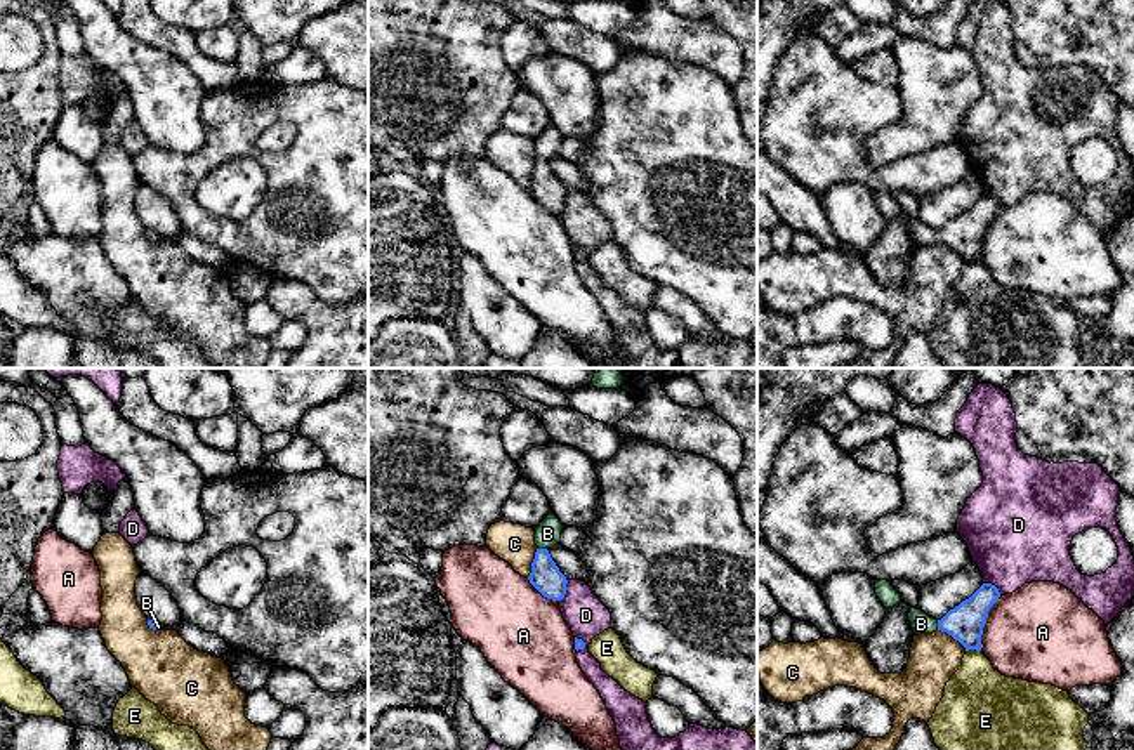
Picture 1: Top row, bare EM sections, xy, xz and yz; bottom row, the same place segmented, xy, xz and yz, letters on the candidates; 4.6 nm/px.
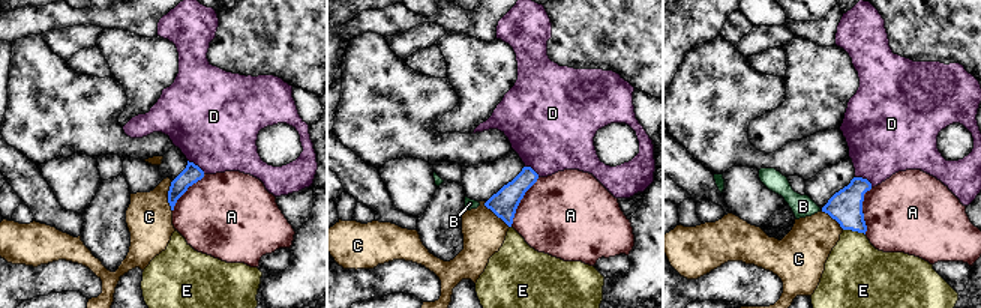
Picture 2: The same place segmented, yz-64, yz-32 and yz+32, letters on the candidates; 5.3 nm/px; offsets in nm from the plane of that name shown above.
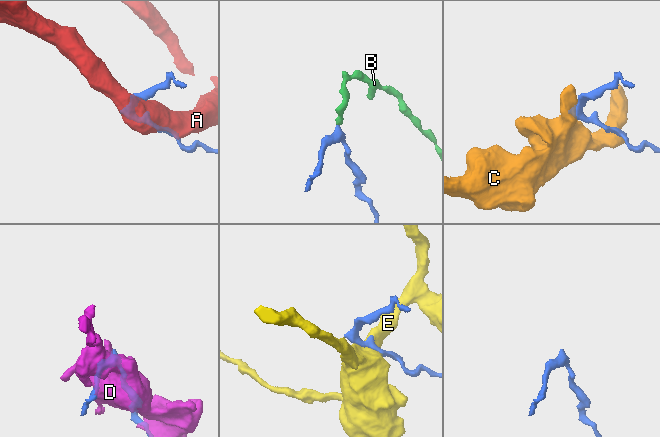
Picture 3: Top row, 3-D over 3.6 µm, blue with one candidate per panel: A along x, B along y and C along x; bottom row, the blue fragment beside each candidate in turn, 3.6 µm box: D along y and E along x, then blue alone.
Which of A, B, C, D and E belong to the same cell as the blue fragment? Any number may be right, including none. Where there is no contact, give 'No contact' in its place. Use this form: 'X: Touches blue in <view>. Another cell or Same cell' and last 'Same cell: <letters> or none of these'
A: Touches blue in yz. Another cell
B: Touches blue in xz. Same cell
C: Touches blue in xz. Another cell
D: Touches blue in xz. Another cell
E: Touches blue in yz. Another cell
Same cell: B

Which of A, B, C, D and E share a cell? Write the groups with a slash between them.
A / B / C / D / E

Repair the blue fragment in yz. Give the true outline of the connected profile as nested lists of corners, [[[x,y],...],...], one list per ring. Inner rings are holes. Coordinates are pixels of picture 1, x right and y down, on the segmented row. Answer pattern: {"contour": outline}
{"contour": [[[983,583],[969,599],[950,609],[941,620],[934,620],[919,608],[910,608],[908,622],[915,635],[946,632],[959,641],[966,651],[981,651],[983,627],[990,608],[999,601],[1000,592],[992,583]]]}

